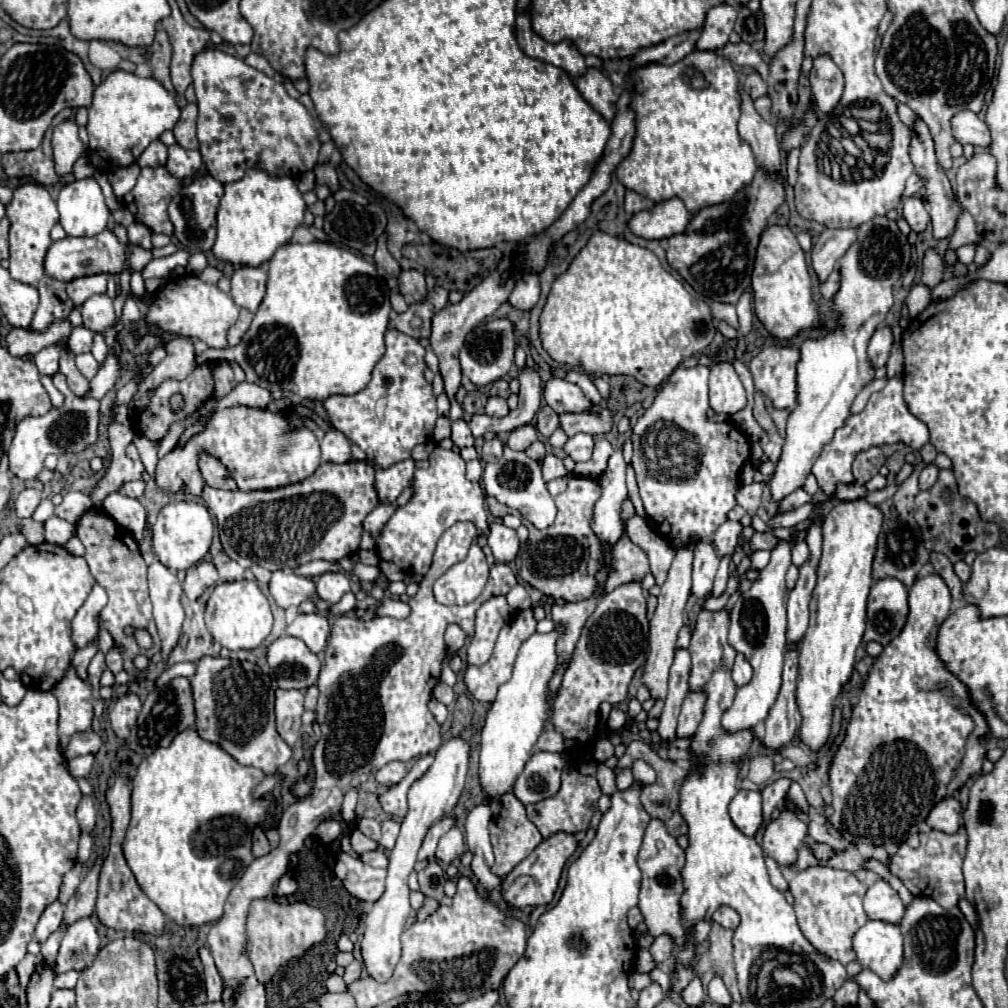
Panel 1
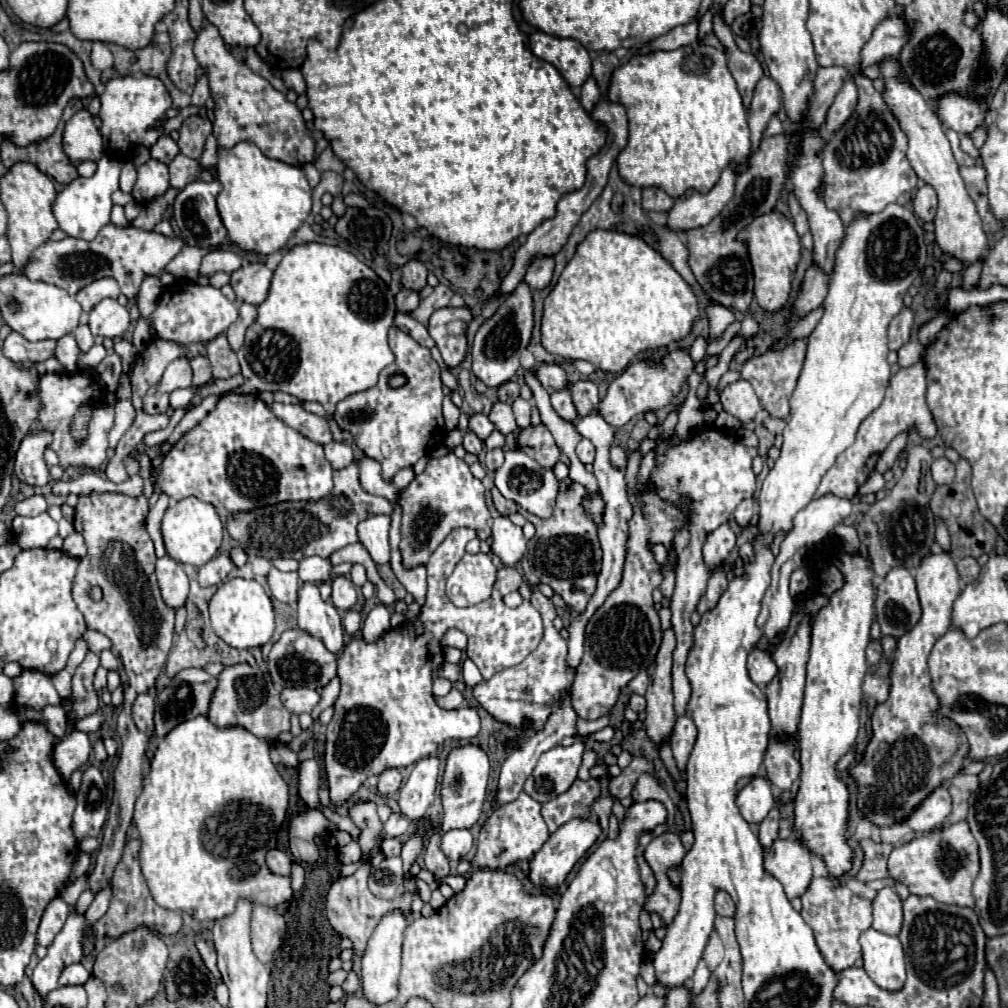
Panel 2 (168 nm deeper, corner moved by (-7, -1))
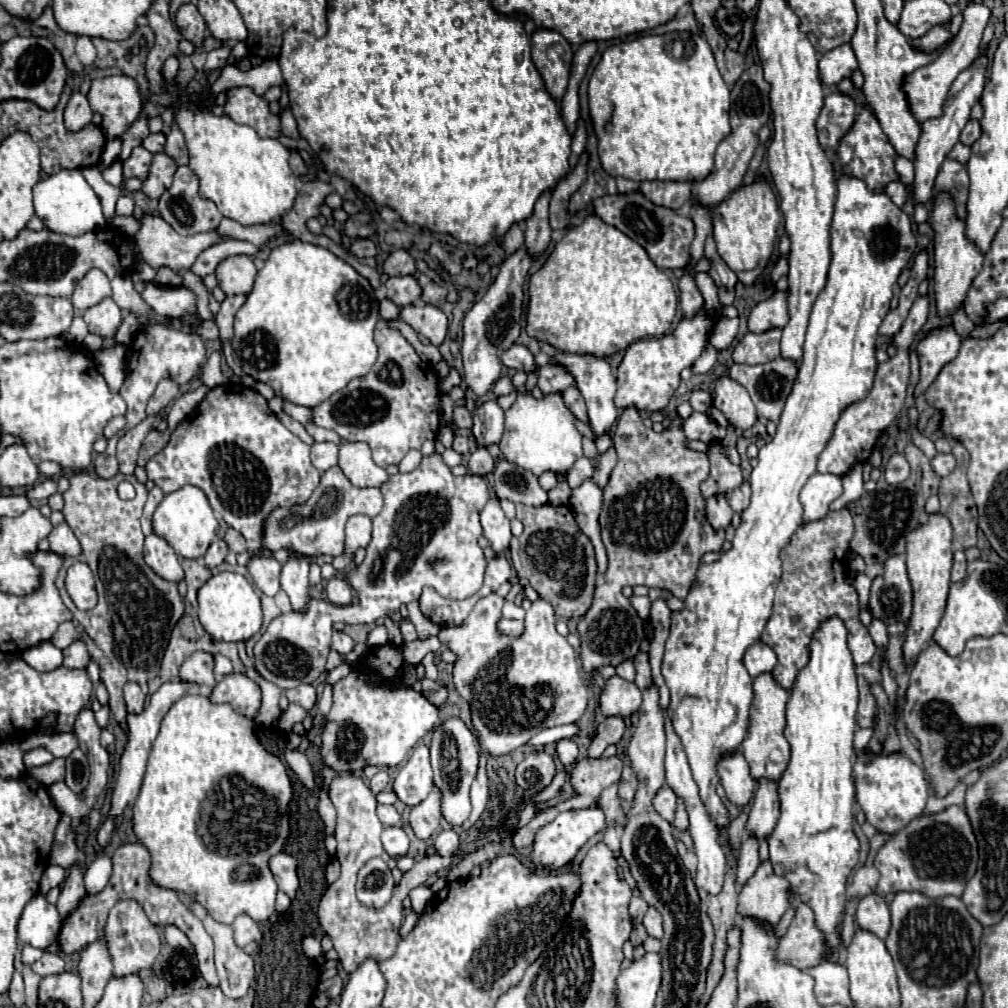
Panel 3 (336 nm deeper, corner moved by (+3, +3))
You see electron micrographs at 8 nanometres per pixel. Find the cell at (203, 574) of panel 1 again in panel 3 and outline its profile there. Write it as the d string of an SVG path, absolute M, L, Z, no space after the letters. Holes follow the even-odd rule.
M216 539L216 541L212 541L212 545L208 547L208 551L206 551L206 555L204 555L204 563L206 563L206 567L218 567L220 563L224 563L224 559L226 559L226 555L228 555L228 545L226 545L226 541L224 539Z

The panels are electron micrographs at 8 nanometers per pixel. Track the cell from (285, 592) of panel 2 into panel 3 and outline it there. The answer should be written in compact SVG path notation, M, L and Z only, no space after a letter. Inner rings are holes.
M254 555L248 561L248 571L262 593L276 595L280 591L280 563L274 557Z

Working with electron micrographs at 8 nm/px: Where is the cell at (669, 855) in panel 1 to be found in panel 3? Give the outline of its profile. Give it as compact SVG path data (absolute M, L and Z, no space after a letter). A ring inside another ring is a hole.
M650 907L650 909L646 911L642 925L646 927L646 933L648 933L650 937L662 939L662 935L664 935L664 929L662 929L662 917L660 917L660 913L658 913L654 907Z

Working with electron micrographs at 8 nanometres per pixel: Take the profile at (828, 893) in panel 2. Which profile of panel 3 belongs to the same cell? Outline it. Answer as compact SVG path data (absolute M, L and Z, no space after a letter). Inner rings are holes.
M796 903L796 915L778 945L778 961L790 961L790 965L806 969L824 961L824 953L824 935L814 925L812 909Z

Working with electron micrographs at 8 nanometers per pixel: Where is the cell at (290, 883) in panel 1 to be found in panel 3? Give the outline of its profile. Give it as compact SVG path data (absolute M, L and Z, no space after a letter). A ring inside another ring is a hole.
M186 693L180 701L176 701L170 707L170 711L162 719L160 733L154 739L152 751L148 755L148 765L146 765L140 797L134 803L134 833L140 839L140 843L148 847L148 851L152 855L150 875L152 875L154 883L158 883L160 887L174 889L174 891L184 891L186 895L190 895L192 899L202 903L206 907L206 911L220 923L230 925L236 915L246 913L258 925L264 925L272 917L272 913L274 913L274 901L276 901L276 891L278 891L276 881L274 881L274 877L270 873L270 867L268 867L268 859L272 855L282 853L284 845L288 843L288 837L290 837L288 805L290 805L292 797L294 797L294 789L292 789L292 781L288 777L286 765L274 753L266 751L266 747L258 741L258 737L254 733L254 721L250 717L242 717L240 713L236 713L232 709L232 705L212 703L208 697Z

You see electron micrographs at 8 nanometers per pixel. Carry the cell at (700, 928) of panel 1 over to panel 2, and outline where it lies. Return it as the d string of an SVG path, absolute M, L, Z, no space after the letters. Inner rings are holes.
M701 959L692 977L691 993L693 995L698 995L704 989L709 981L710 975L710 971L706 969L706 963Z

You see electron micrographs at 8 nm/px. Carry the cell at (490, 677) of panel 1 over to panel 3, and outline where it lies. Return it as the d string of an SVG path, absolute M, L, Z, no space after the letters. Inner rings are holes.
M482 597L474 609L470 611L470 617L462 625L456 627L442 627L438 633L438 639L458 657L454 661L452 669L452 683L458 689L458 693L468 701L470 713L472 713L472 727L480 741L480 767L478 777L472 783L470 799L472 799L472 813L470 819L464 823L464 827L472 827L480 815L486 809L488 801L488 777L486 777L486 761L488 757L498 757L508 751L514 751L516 747L524 745L528 739L532 739L536 733L540 733L546 727L566 725L578 721L588 703L588 689L580 675L580 665L576 661L576 651L556 631L556 615L548 601L538 599L530 605L524 617L524 633L518 637L506 637L504 633L498 633L496 623L492 623L492 629L488 629L488 597Z

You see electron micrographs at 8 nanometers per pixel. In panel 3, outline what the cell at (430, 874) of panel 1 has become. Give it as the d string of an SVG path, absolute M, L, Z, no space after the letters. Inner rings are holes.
M432 787L430 795L410 811L410 827L414 829L416 837L426 841L428 837L432 837L432 833L436 833L442 819L440 801L442 801L442 793L438 793L438 789Z

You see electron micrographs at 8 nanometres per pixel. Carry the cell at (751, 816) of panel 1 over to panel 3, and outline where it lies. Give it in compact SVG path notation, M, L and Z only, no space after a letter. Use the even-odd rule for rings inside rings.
M734 751L734 753L724 755L718 761L716 771L720 775L720 783L726 791L726 797L738 807L746 805L752 797L756 783L750 777L750 769L748 769L746 759L742 757L742 751Z

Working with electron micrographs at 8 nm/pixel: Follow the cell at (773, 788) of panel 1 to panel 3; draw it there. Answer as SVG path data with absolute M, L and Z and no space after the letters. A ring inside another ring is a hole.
M746 837L742 847L740 847L740 855L738 855L738 865L736 865L736 883L742 887L746 885L746 881L756 873L760 865L758 859L758 839L756 837Z

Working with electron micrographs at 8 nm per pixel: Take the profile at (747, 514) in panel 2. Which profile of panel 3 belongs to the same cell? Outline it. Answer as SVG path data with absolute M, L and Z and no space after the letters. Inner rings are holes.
M744 481L738 489L732 489L730 493L726 493L728 503L732 505L732 509L736 513L742 513L748 505L750 505L750 483Z

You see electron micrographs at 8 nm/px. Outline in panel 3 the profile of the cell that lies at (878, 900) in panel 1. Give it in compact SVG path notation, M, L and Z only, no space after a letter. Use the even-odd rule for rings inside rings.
M870 893L860 899L856 921L862 929L874 933L878 939L886 939L890 931L890 909L880 895Z

